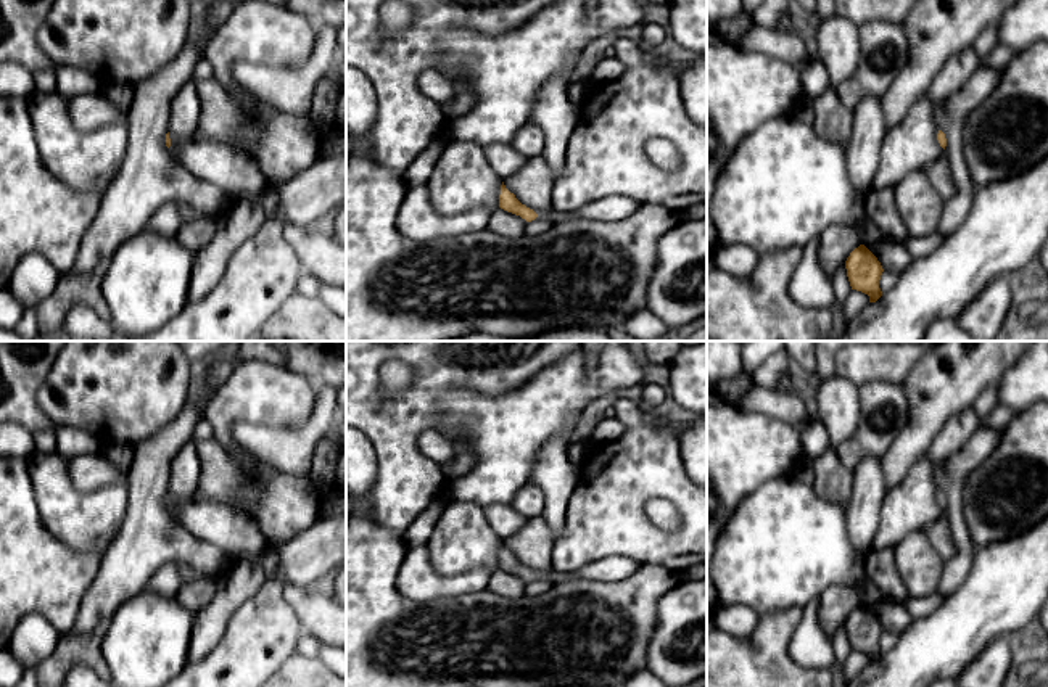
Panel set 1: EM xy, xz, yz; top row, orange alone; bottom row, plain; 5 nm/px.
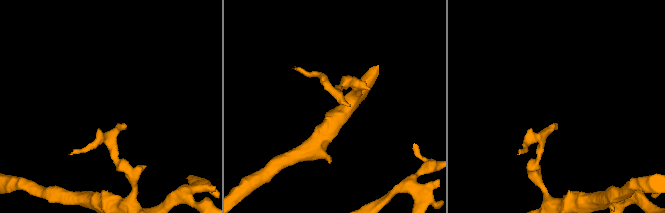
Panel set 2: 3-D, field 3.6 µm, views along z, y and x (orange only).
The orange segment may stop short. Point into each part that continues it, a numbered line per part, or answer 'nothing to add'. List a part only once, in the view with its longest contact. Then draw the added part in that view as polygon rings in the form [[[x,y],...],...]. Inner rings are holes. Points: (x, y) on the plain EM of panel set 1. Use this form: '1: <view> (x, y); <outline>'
nothing to add

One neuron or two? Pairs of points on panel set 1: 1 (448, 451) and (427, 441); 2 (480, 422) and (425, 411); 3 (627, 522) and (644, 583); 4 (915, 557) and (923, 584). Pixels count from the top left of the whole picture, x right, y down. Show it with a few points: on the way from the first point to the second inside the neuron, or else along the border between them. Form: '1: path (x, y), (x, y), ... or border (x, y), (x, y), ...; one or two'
1: path (443, 451), (432, 443); one
2: border (467, 388), (446, 391), (438, 399), (437, 430); two
3: border (641, 563), (660, 563), (678, 573); two
4: path (918, 563), (921, 578); one

